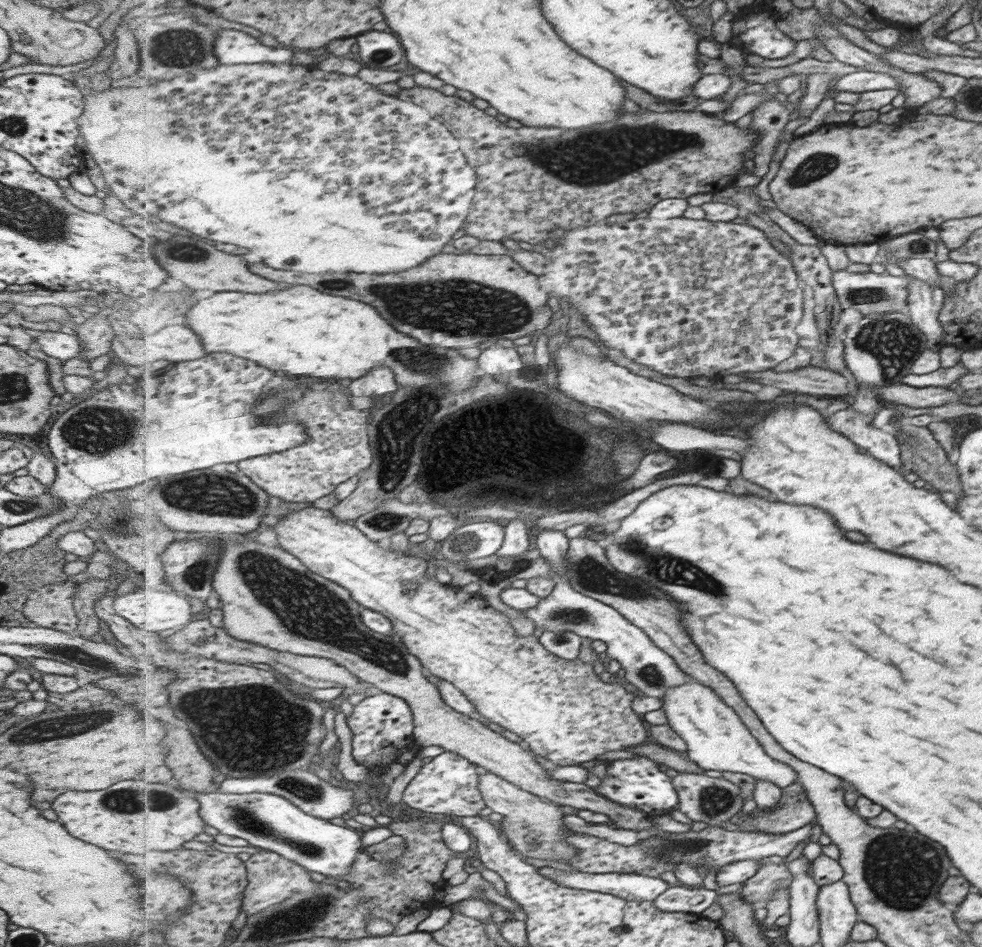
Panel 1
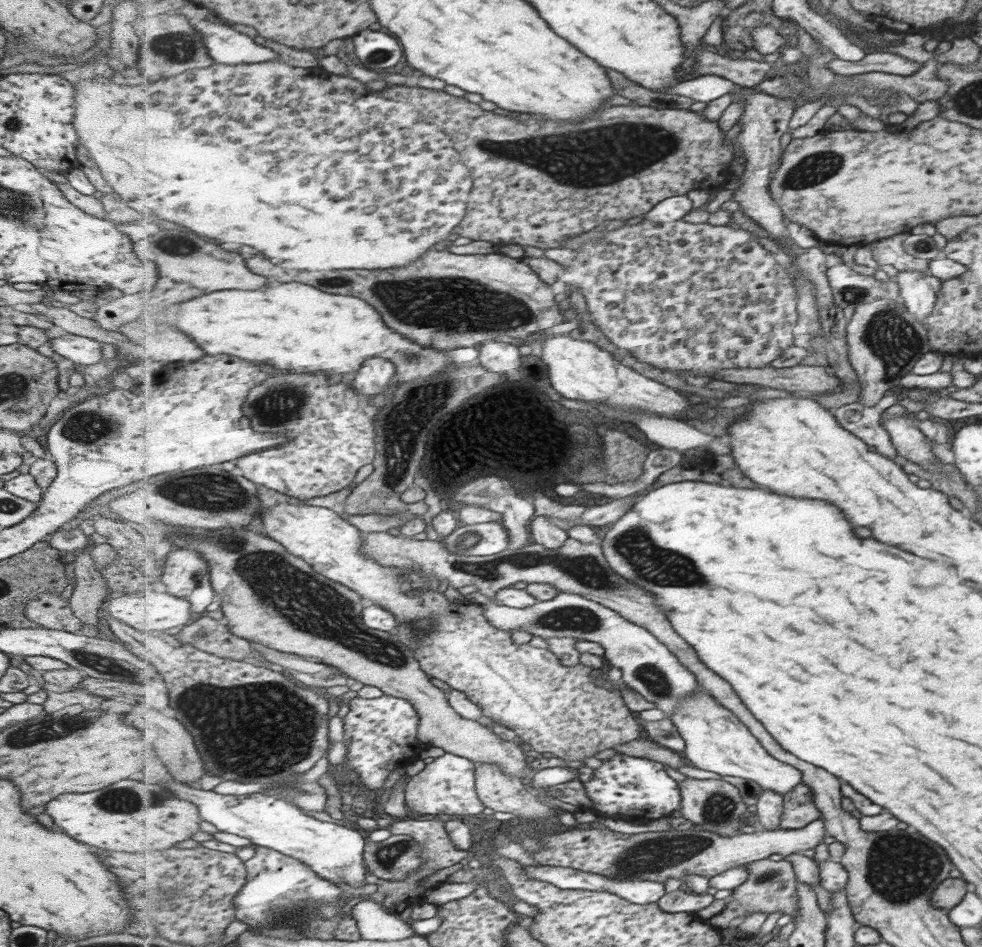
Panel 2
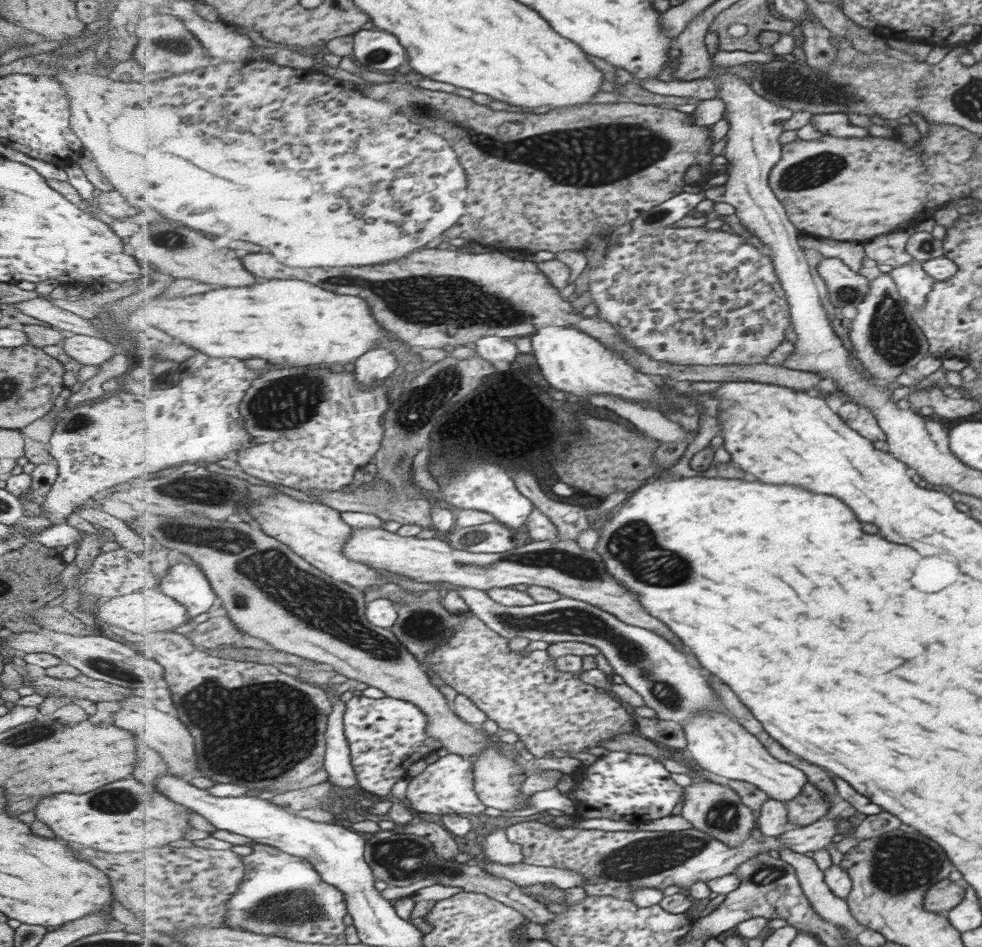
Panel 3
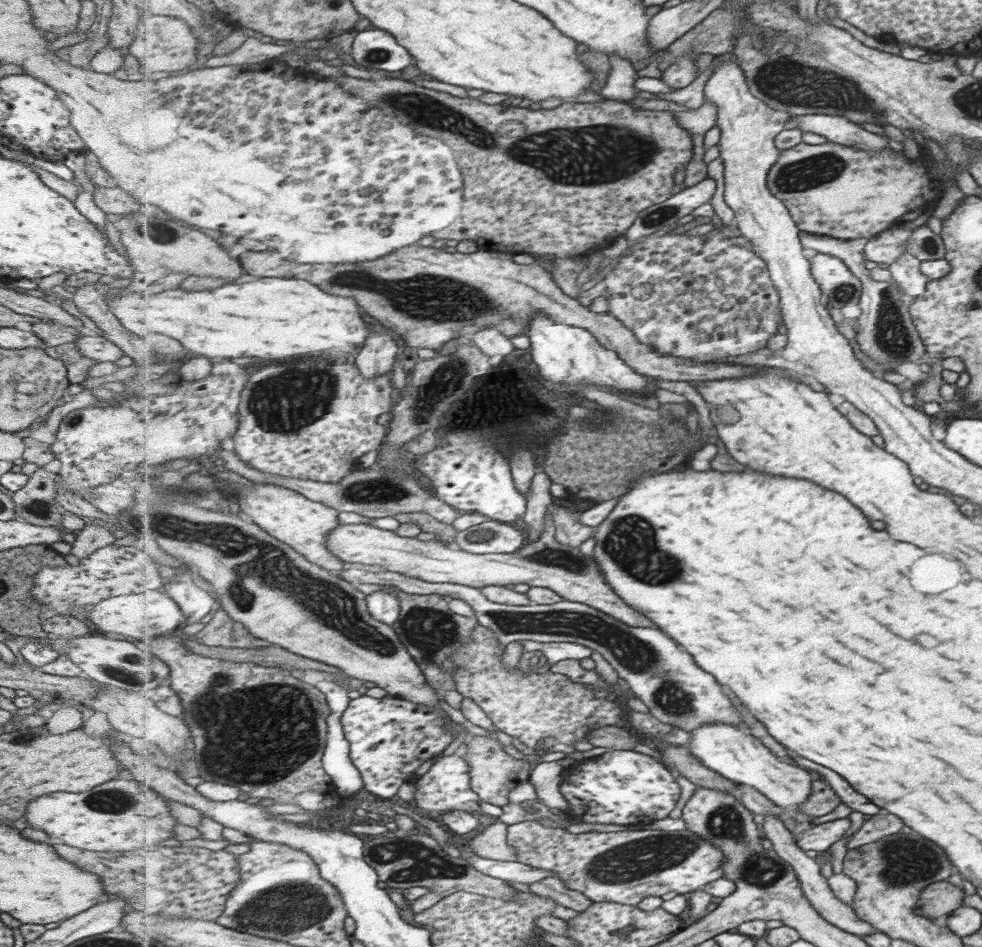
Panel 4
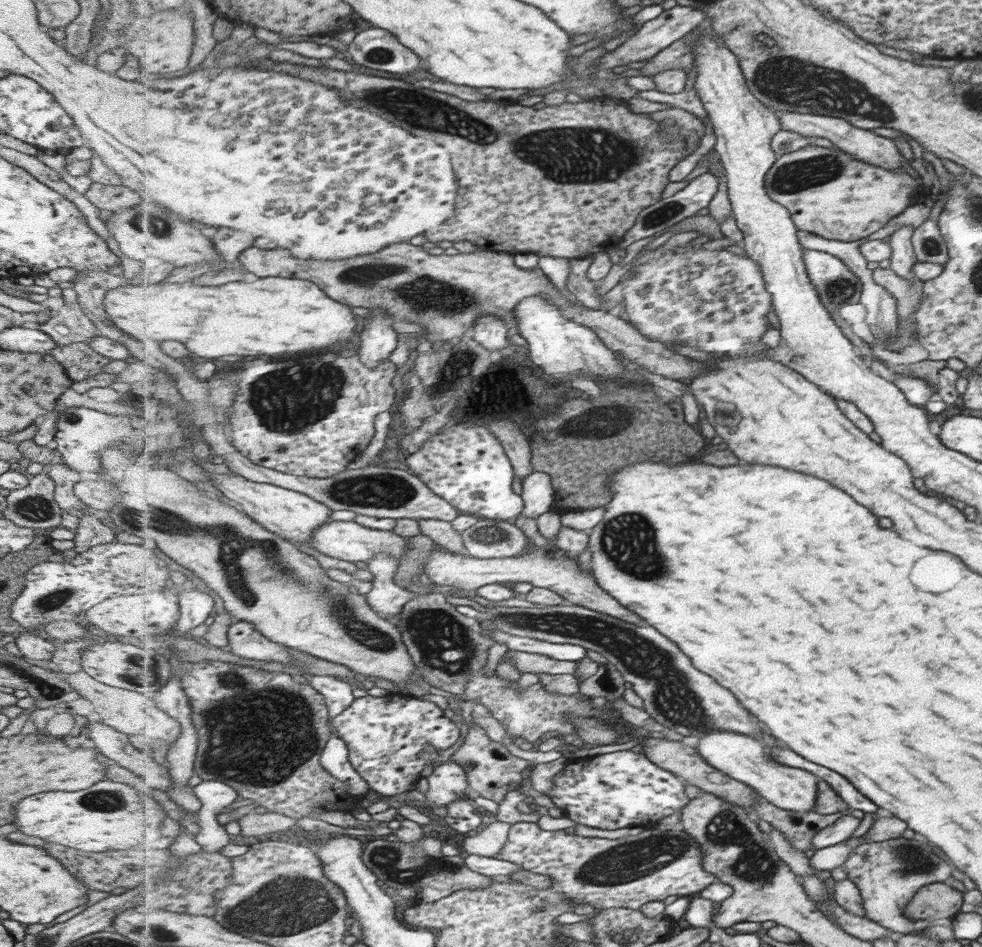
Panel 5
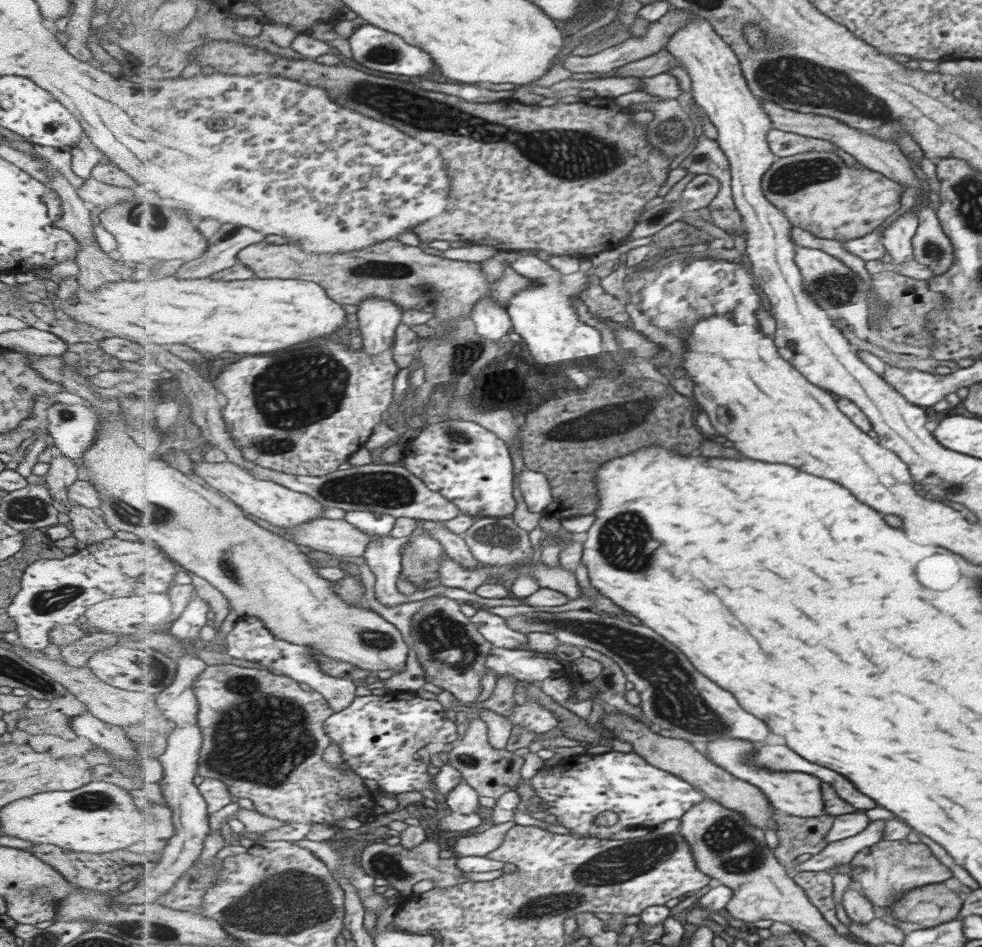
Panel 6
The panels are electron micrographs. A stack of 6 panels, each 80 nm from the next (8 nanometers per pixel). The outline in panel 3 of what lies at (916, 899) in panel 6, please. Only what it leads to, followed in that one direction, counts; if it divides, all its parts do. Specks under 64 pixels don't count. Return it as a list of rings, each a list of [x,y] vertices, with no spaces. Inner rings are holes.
[[[943,879],[928,887],[924,894],[923,906],[934,913],[951,910],[964,898],[964,886],[961,882]]]

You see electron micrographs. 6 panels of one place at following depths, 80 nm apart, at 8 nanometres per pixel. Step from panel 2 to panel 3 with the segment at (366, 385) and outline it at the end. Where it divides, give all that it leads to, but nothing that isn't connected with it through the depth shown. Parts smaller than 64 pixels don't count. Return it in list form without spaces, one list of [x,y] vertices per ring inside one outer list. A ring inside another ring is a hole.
[[[375,347],[357,360],[357,380],[373,387],[379,382],[388,383],[391,374],[399,368],[398,358],[391,349]]]

